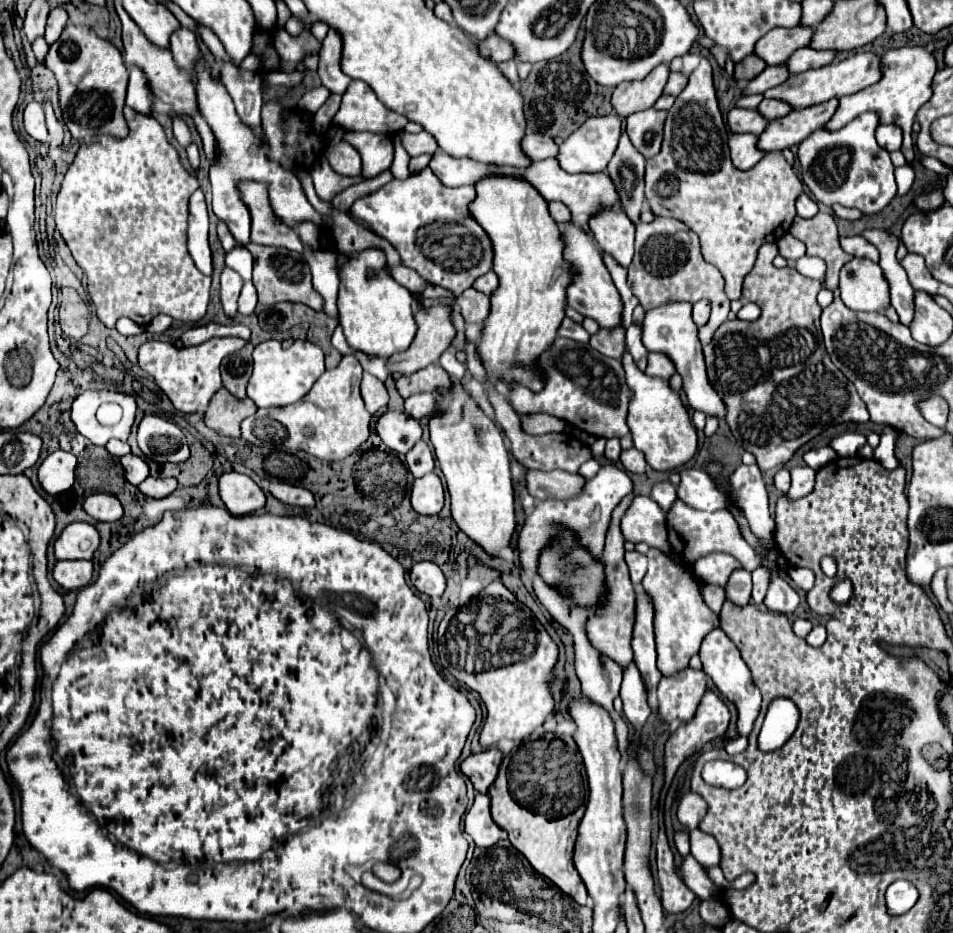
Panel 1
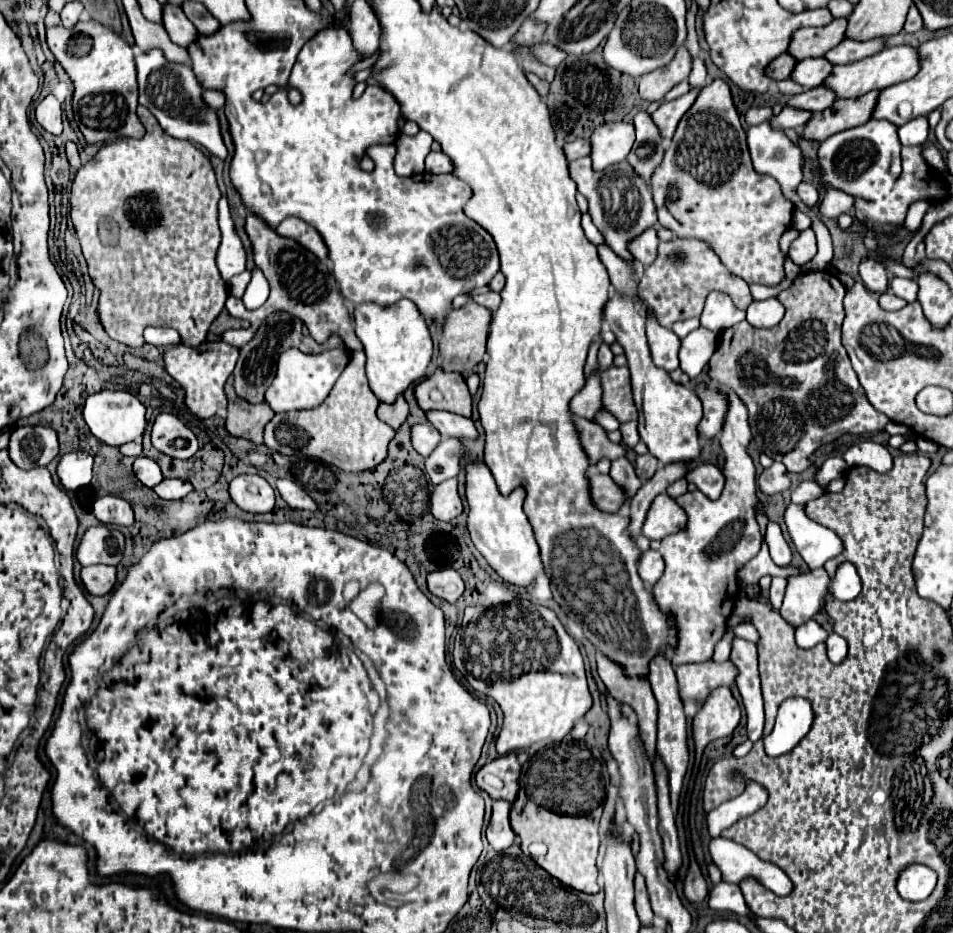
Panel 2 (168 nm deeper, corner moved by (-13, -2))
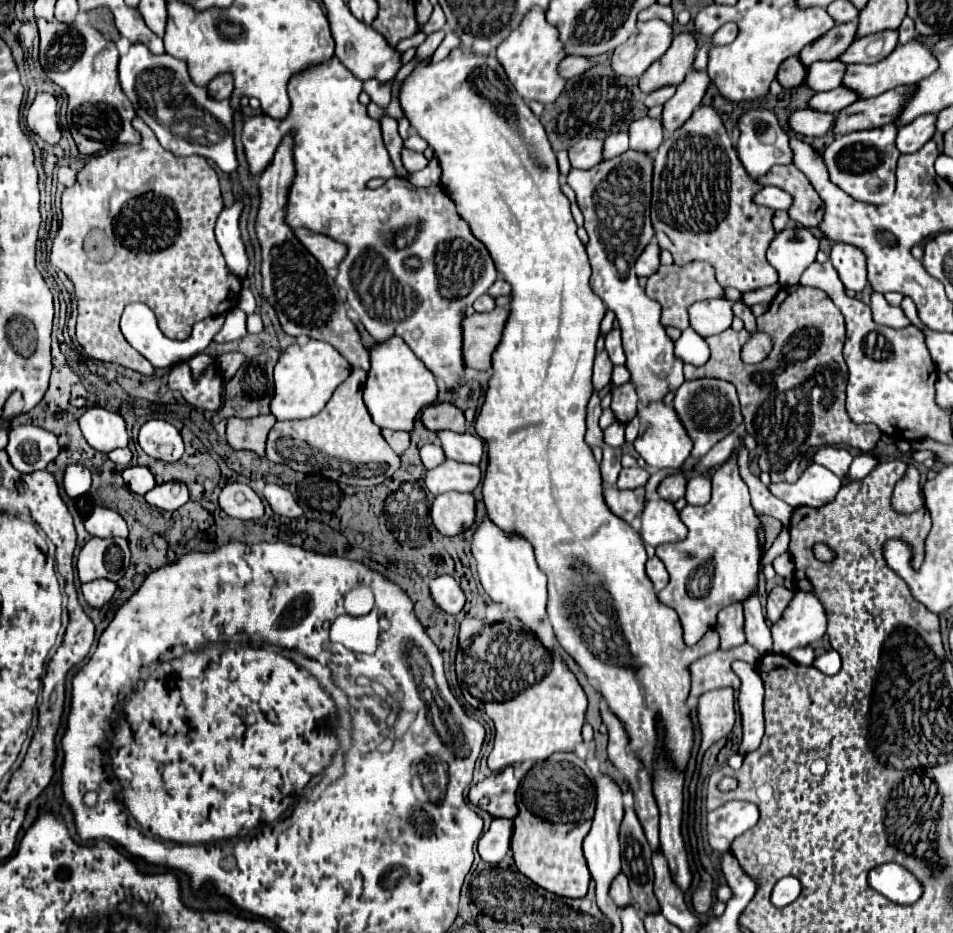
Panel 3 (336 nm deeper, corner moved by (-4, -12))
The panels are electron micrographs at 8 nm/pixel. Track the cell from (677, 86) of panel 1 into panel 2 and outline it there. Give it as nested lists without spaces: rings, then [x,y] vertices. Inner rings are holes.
[[[701,58],[693,60],[693,70],[689,74],[689,84],[691,88],[703,88],[705,86],[705,78],[707,78],[707,68],[705,62]]]

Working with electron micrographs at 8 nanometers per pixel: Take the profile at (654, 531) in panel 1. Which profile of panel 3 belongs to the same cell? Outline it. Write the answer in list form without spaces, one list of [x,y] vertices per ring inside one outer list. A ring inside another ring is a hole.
[[[654,498],[646,504],[640,516],[640,536],[650,546],[660,546],[668,542],[678,542],[686,538],[686,526],[678,518],[678,512],[672,502]]]

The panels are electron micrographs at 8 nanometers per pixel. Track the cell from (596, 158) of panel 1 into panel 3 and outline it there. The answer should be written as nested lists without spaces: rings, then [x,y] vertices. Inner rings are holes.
[[[616,132],[616,134],[610,134],[610,136],[604,140],[602,160],[616,158],[616,156],[624,154],[626,150],[628,150],[628,134],[626,134],[626,132]]]

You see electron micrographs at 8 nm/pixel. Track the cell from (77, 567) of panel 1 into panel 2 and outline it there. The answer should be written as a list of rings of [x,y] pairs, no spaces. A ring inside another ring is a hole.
[[[87,566],[81,570],[81,580],[91,594],[103,596],[113,590],[117,582],[117,568],[115,566]]]

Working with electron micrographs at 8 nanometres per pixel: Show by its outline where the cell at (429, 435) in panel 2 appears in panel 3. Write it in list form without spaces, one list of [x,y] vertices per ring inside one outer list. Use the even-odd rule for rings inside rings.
[[[424,444],[420,448],[420,460],[426,468],[434,468],[444,460],[444,452],[438,444]]]

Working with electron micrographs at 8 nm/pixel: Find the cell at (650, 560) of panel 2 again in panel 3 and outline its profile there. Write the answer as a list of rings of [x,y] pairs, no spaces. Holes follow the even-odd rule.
[[[656,556],[646,562],[646,574],[648,574],[648,578],[652,580],[656,592],[660,592],[660,590],[668,584],[668,572],[666,572],[664,564],[662,564]]]

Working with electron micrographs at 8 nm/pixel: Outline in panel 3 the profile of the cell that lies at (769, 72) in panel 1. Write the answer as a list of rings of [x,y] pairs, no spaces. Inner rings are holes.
[[[830,60],[830,62],[814,62],[806,68],[806,78],[804,84],[814,90],[814,92],[826,92],[826,90],[834,90],[840,86],[842,82],[842,74],[846,70],[846,64],[838,62],[838,60]]]

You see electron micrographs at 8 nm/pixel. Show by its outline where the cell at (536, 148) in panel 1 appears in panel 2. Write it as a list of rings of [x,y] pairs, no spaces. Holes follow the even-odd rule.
[[[575,140],[571,144],[565,144],[563,150],[565,150],[567,160],[571,162],[571,160],[577,160],[577,158],[589,156],[591,154],[591,142],[589,140]]]

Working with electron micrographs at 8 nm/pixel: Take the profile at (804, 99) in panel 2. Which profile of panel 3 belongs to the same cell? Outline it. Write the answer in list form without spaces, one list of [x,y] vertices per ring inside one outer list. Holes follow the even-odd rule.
[[[840,86],[840,88],[834,88],[830,92],[814,94],[808,100],[808,108],[810,110],[818,110],[818,112],[828,112],[828,114],[838,114],[842,108],[850,106],[856,100],[858,100],[858,96],[852,90]]]

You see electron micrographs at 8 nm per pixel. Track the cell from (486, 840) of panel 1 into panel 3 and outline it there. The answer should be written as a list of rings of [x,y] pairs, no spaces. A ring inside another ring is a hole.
[[[494,818],[488,832],[478,842],[478,852],[482,860],[498,864],[510,850],[510,836],[512,836],[512,820]]]

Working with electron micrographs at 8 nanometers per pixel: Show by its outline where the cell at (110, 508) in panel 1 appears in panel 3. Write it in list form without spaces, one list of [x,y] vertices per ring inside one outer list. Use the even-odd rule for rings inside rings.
[[[102,506],[94,508],[92,516],[84,522],[84,526],[92,536],[98,536],[98,538],[114,538],[114,536],[126,538],[128,536],[124,518],[118,512],[110,508],[102,508]]]

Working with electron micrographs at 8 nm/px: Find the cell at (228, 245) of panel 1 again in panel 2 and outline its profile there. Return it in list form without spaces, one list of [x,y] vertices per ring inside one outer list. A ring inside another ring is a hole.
[[[255,214],[247,216],[245,228],[247,228],[247,234],[249,234],[251,244],[253,244],[255,264],[265,274],[265,278],[271,286],[271,294],[269,294],[267,302],[257,310],[237,308],[237,302],[227,300],[227,304],[225,304],[227,312],[231,316],[249,320],[253,328],[259,328],[261,322],[273,312],[289,312],[295,318],[303,320],[309,334],[319,344],[327,342],[327,338],[331,338],[331,336],[339,336],[349,350],[363,350],[363,344],[355,336],[355,328],[353,328],[349,310],[345,306],[343,294],[339,290],[339,284],[333,278],[333,274],[317,260],[317,256],[313,252],[309,252],[307,248],[303,248],[293,238],[285,238],[285,236],[277,234],[275,228],[271,228],[267,222],[263,222]]]

